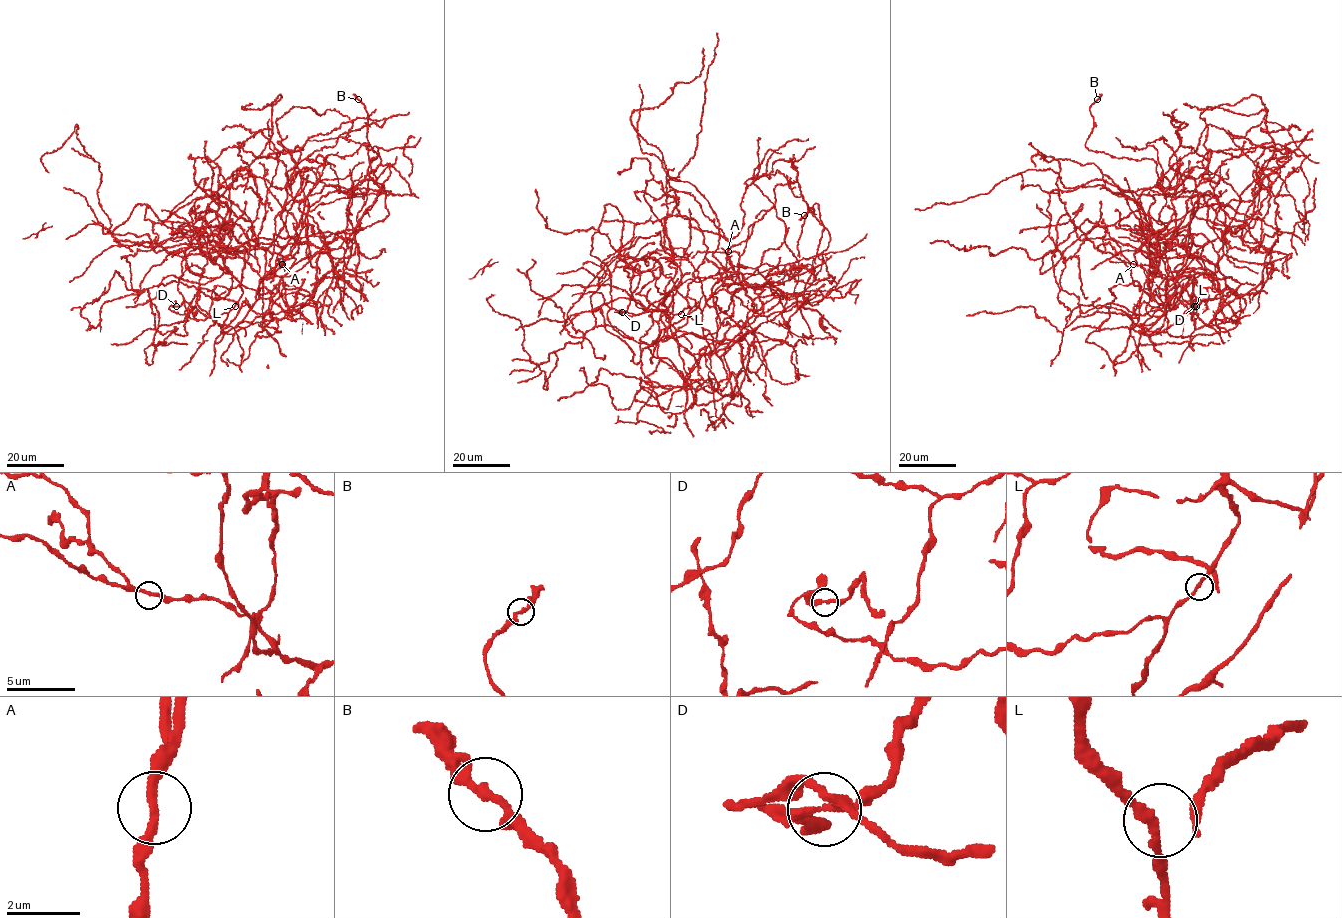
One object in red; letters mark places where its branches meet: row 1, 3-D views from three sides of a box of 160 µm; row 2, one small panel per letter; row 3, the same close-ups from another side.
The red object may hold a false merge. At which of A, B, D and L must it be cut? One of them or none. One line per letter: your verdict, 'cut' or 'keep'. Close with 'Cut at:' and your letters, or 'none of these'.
A: keep
B: keep
D: cut
L: keep
Cut at: D

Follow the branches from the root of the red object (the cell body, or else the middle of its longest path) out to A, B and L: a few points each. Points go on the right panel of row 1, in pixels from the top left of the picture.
A: (1225, 284), (1221, 298), (1216, 275), (1208, 269), (1195, 268), (1164, 279), (1147, 265), (1133, 264)
B: (1225, 284), (1221, 298), (1208, 269), (1164, 279), (1151, 265), (1162, 168), (1085, 146), (1097, 99)
L: (1225, 284), (1216, 316), (1219, 333), (1199, 318), (1196, 306)

